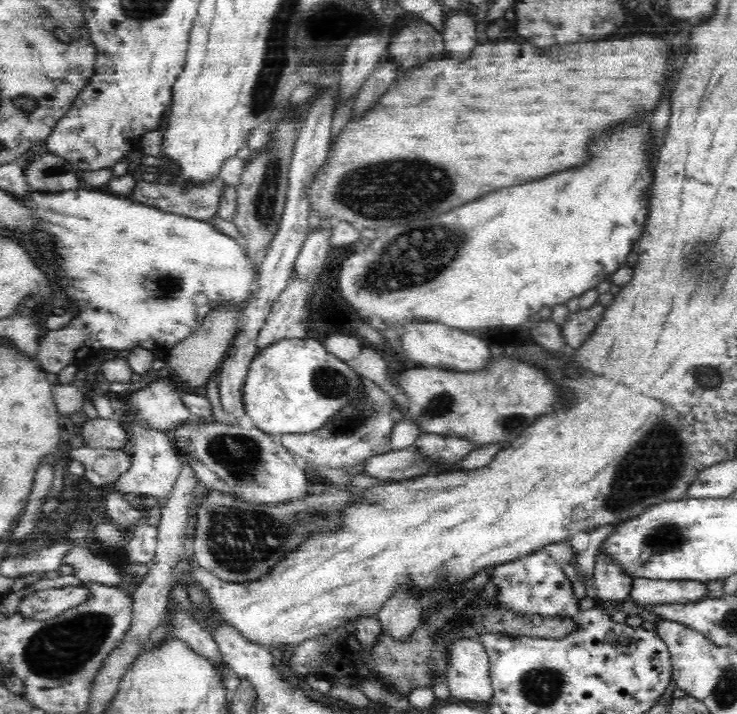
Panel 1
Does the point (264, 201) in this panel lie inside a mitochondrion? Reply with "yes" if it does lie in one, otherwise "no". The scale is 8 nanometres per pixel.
yes

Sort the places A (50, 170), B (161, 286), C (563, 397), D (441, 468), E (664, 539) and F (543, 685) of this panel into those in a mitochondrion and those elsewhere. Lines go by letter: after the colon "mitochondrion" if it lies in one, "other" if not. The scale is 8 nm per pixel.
A: mitochondrion
B: mitochondrion
C: other
D: other
E: mitochondrion
F: mitochondrion

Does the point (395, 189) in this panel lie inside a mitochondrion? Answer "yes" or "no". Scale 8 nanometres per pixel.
yes

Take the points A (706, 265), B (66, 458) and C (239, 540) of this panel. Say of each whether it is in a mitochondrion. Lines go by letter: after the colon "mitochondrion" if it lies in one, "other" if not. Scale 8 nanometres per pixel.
A: mitochondrion
B: other
C: mitochondrion

